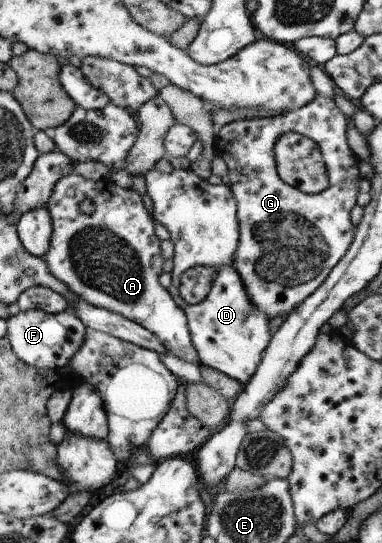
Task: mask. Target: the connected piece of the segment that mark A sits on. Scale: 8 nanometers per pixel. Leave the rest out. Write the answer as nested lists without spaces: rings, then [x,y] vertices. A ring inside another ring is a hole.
[[[73,172],[55,183],[46,207],[52,215],[53,235],[43,258],[53,276],[85,302],[144,325],[160,338],[167,353],[200,365],[187,313],[159,282],[161,242],[155,236],[153,218],[133,187],[117,186],[109,176],[94,181]],[[86,199],[95,207],[91,214],[80,209]]]

